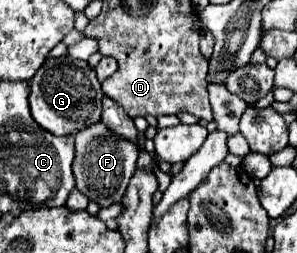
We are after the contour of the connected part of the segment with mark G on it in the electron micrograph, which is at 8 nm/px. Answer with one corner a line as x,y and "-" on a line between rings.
64,55
44,61
40,71
30,81
28,101
32,117
40,127
50,131
52,135
74,135
76,131
100,121
102,97
104,93
100,89
100,81
96,79
94,69
86,61

